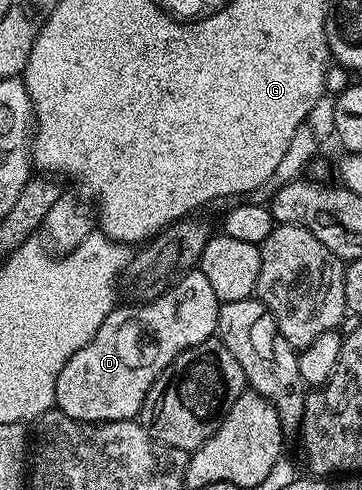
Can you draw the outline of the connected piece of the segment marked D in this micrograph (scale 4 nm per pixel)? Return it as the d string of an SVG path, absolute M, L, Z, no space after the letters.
M191 269L188 275L182 275L183 274L180 274L178 278L172 282L171 286L168 287L162 295L156 297L156 299L144 302L142 305L131 305L135 307L123 307L123 305L116 306L115 310L109 313L109 317L105 317L101 329L97 329L95 336L81 349L77 349L77 353L73 353L73 357L69 357L69 361L65 361L65 365L57 377L57 389L55 390L56 408L64 411L69 417L85 423L109 423L134 420L136 416L138 416L140 409L143 408L143 402L149 393L149 389L158 381L159 376L167 370L167 366L169 366L169 364L181 353L185 353L189 349L201 345L206 339L210 339L216 334L220 304L217 293L213 293L213 288L209 285L209 280L206 279L205 273L201 273L198 269Z

